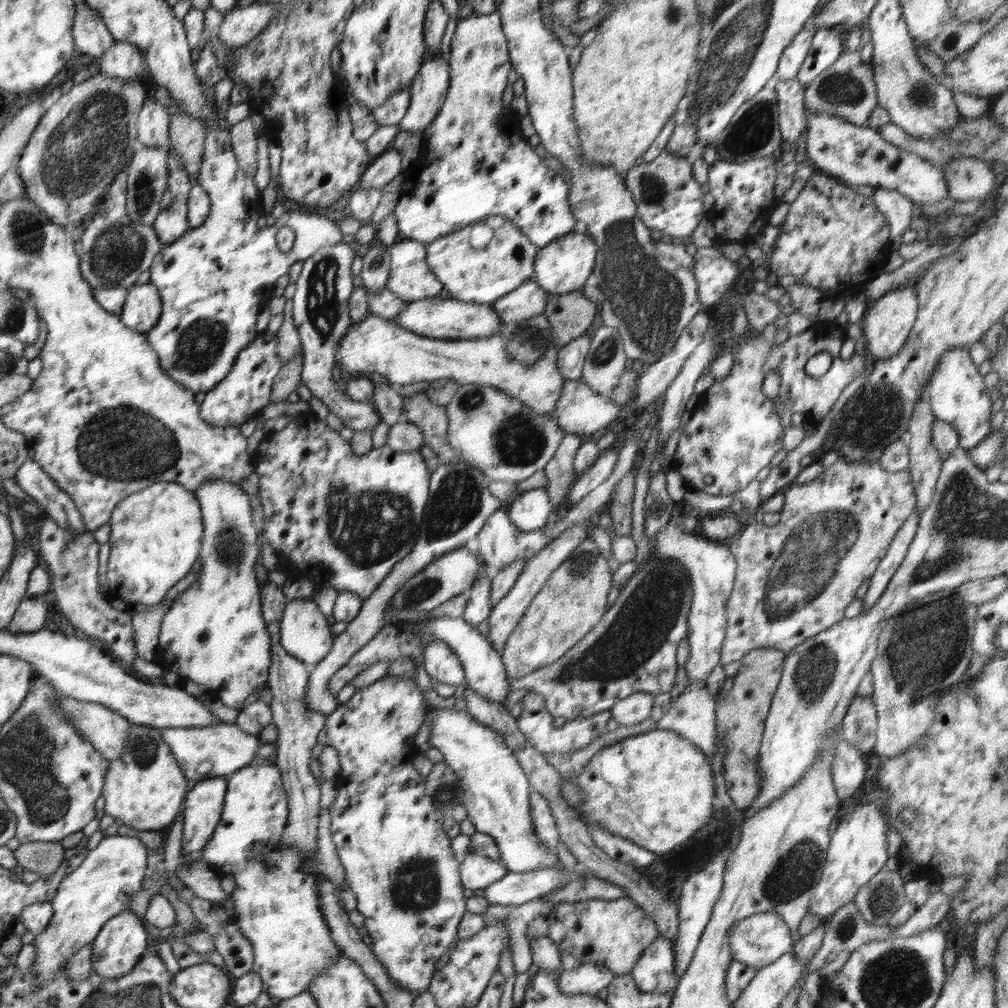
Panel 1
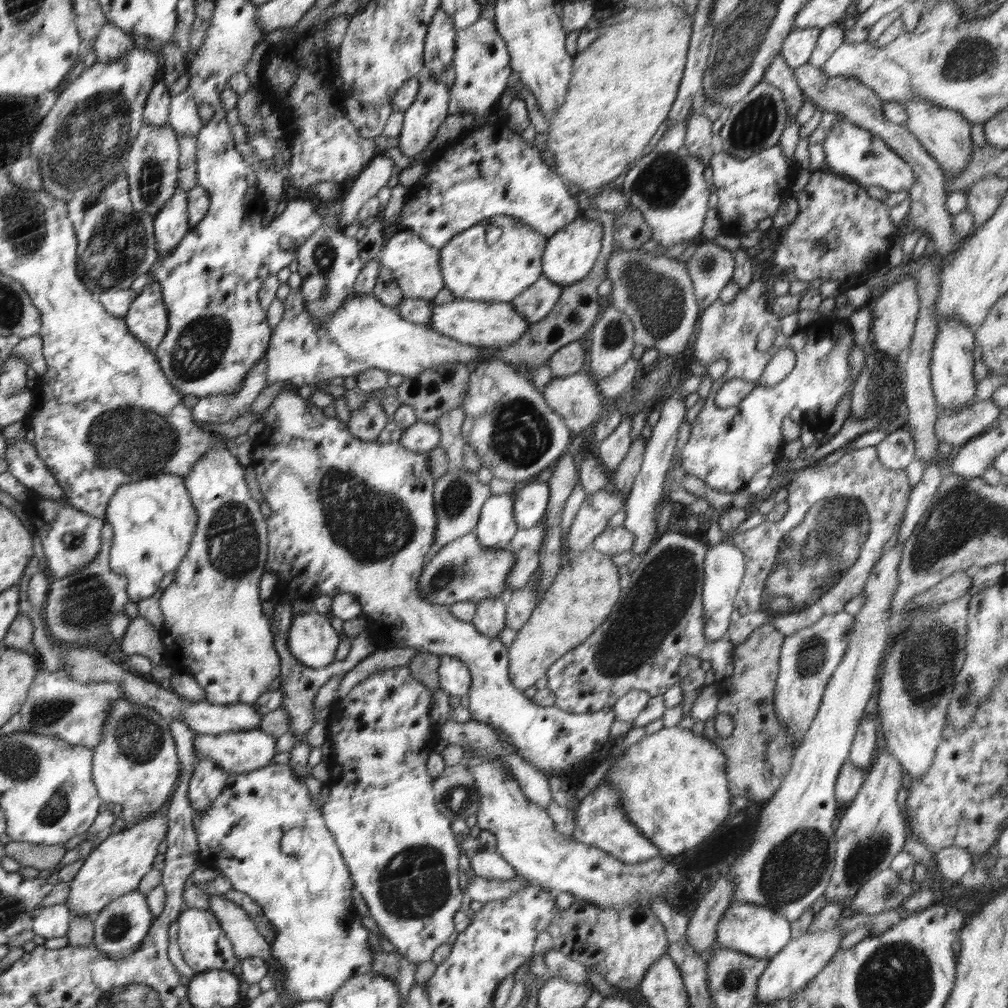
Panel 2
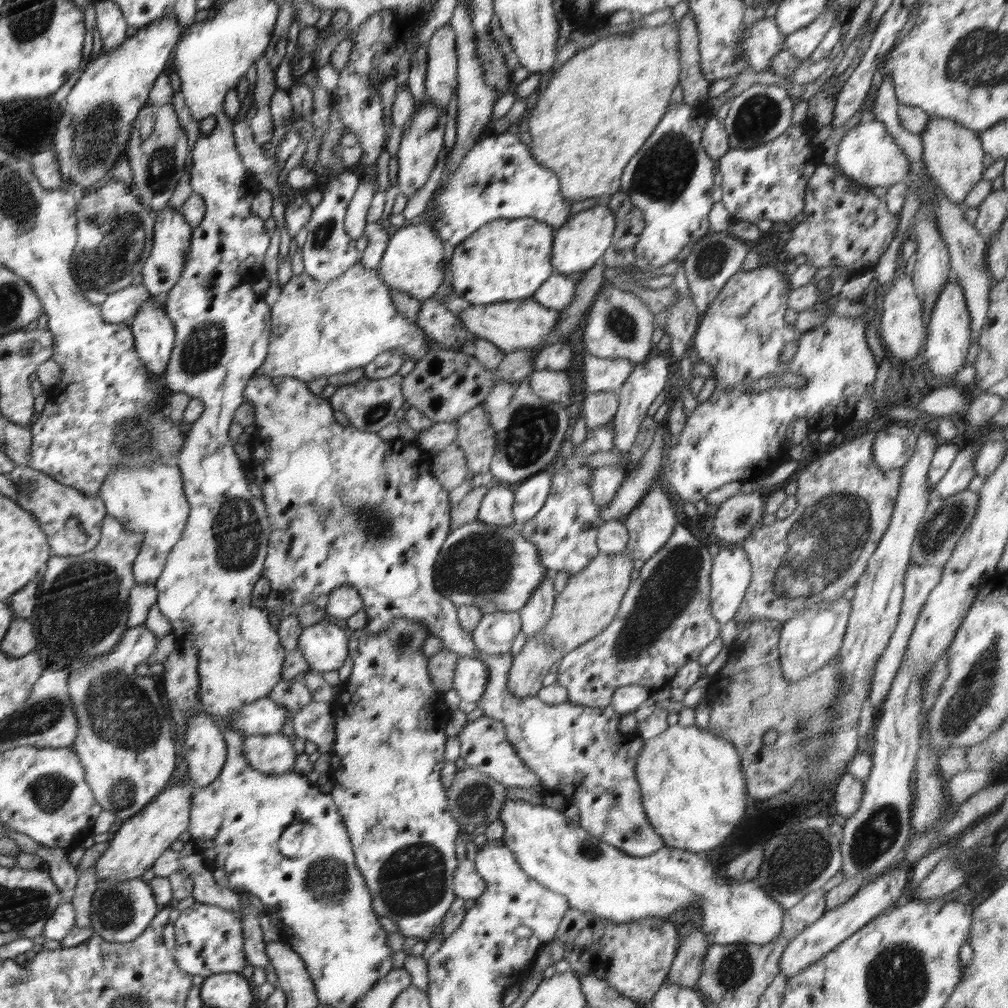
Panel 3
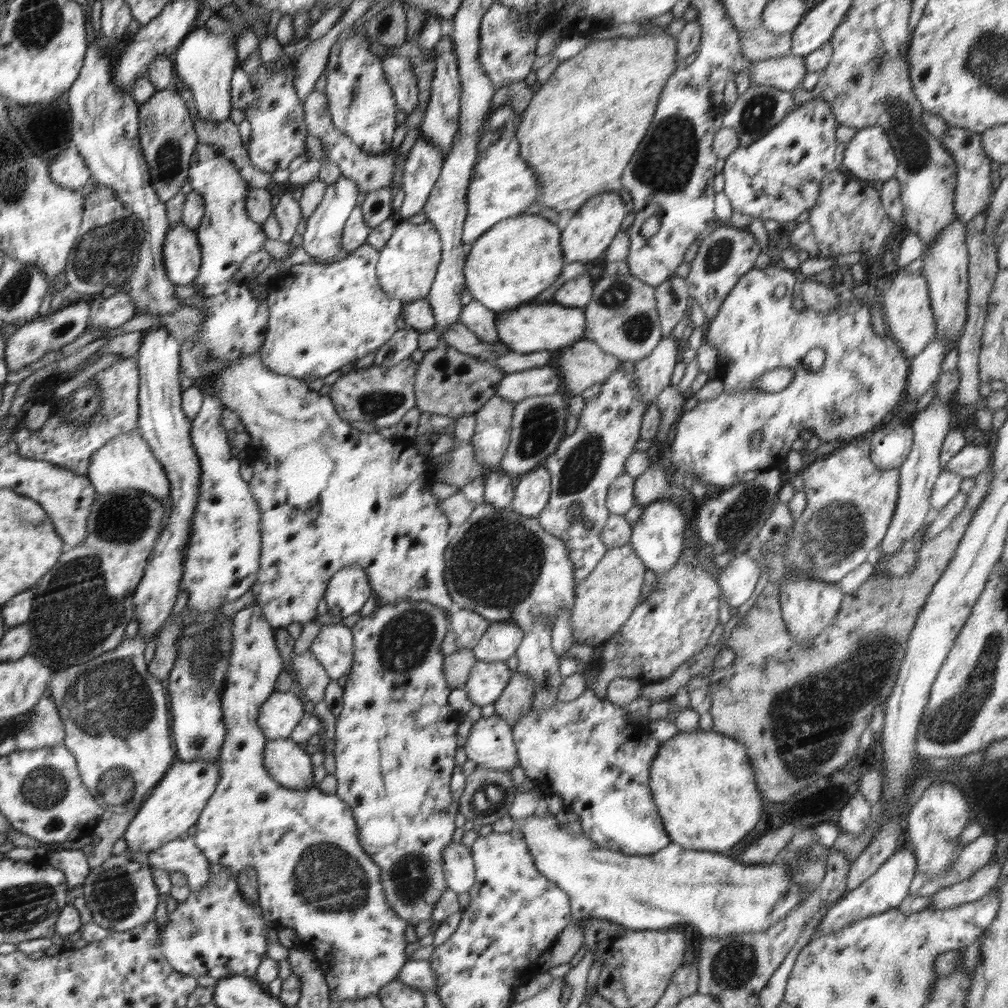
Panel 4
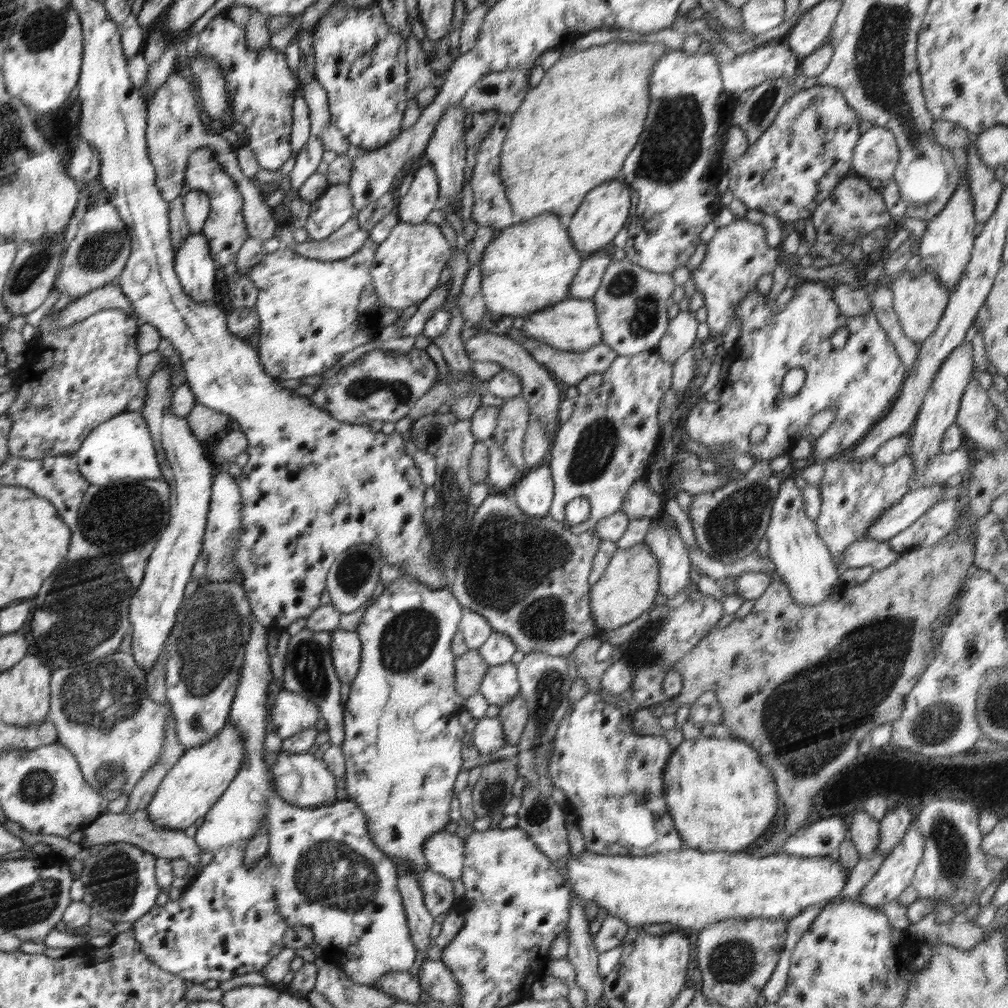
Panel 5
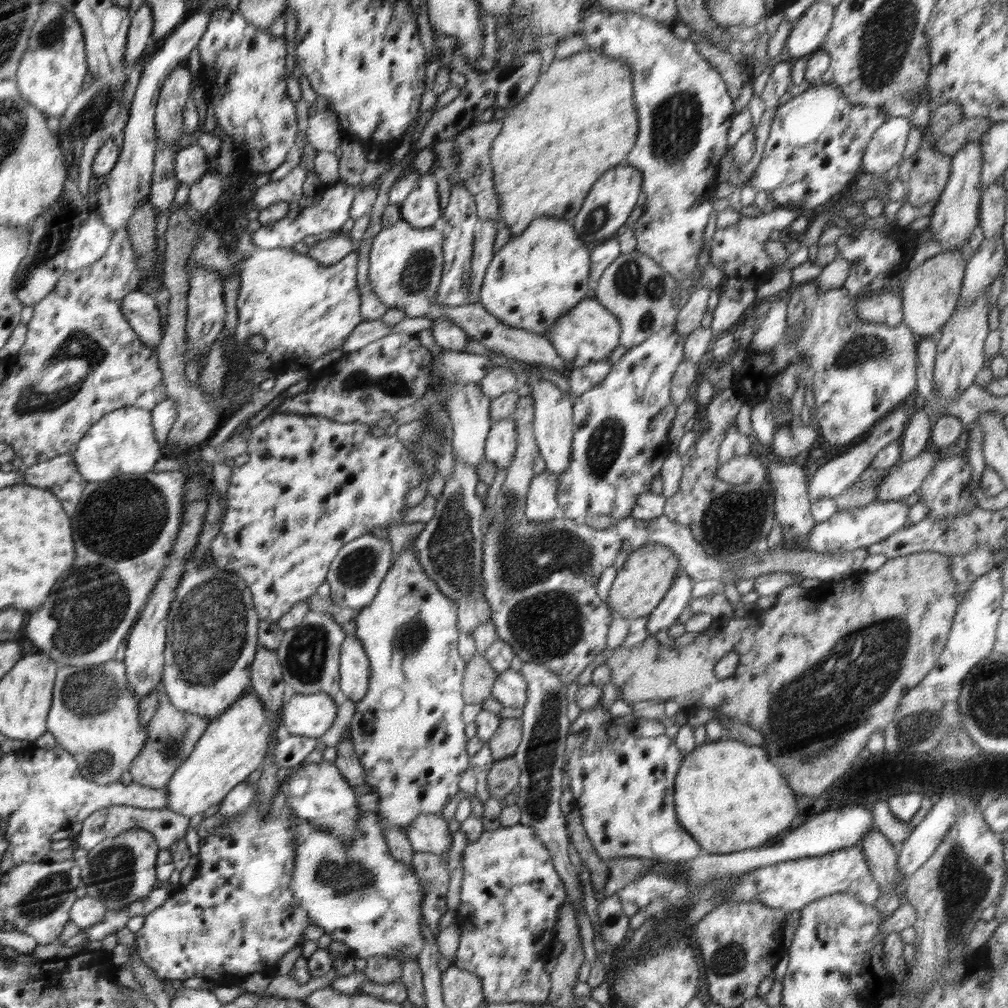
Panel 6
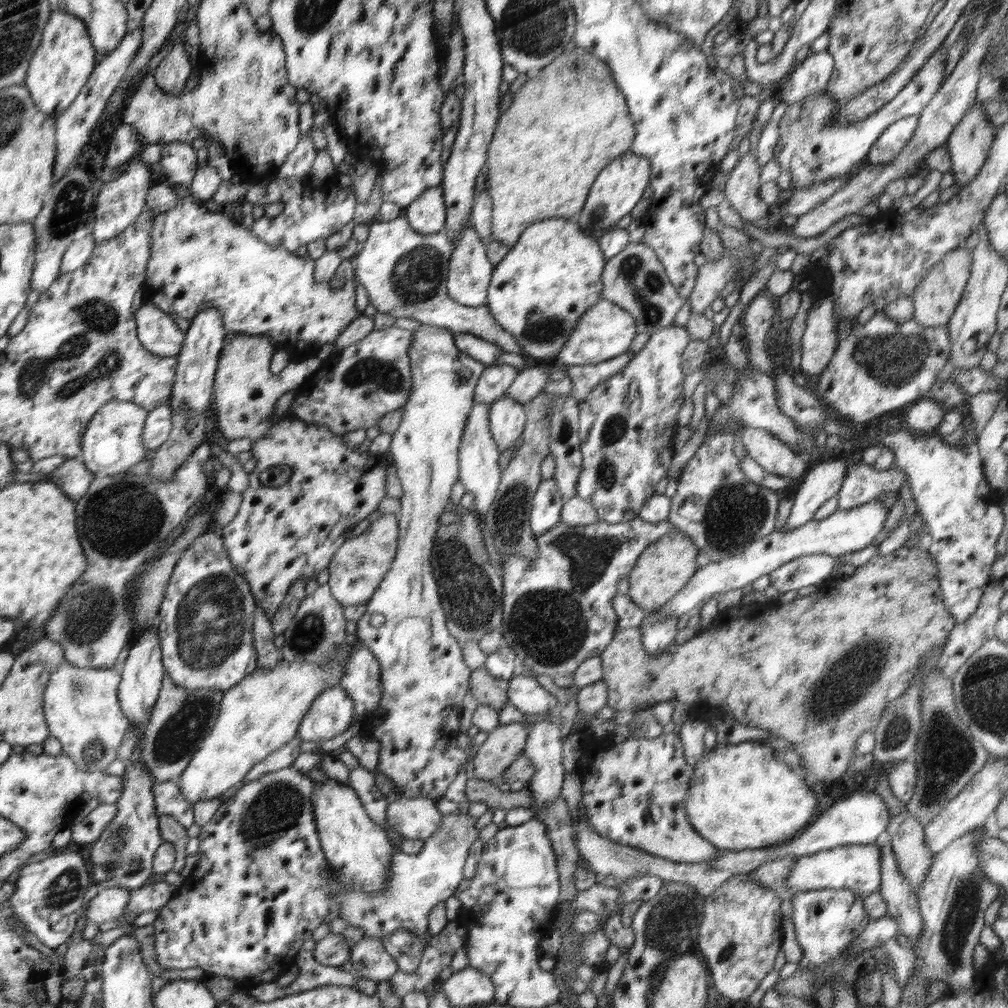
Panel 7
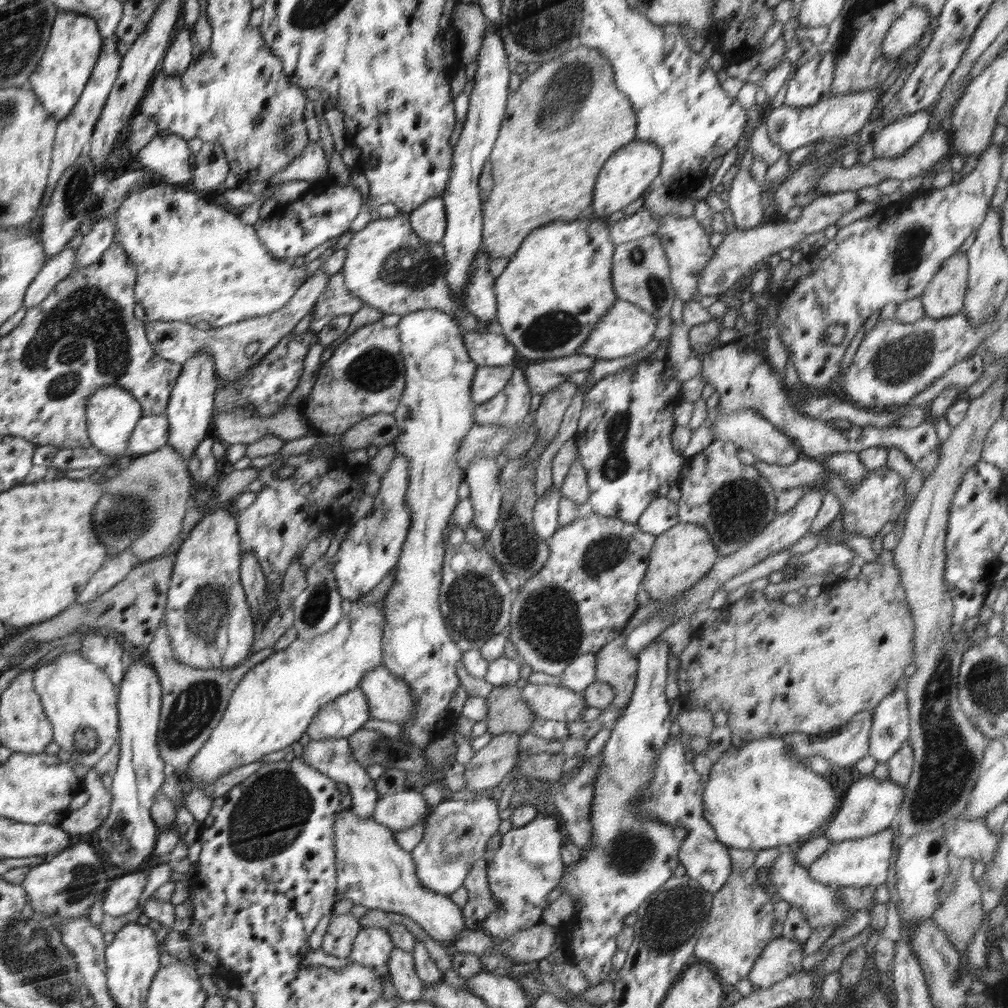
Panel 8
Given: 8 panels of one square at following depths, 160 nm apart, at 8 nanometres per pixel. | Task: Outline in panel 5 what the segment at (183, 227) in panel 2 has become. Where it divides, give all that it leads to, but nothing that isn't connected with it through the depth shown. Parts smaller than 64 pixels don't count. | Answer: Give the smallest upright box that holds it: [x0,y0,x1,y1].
[175,232,216,303]

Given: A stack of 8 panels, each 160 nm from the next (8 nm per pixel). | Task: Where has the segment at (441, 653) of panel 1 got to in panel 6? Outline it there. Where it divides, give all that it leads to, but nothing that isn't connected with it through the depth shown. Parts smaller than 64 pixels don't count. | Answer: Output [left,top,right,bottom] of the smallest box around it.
[492,669,528,708]

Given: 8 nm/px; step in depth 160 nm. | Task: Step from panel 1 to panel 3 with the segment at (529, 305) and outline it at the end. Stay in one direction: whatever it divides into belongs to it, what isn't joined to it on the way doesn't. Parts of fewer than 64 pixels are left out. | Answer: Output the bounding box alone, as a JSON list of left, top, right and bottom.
[530,274,576,311]

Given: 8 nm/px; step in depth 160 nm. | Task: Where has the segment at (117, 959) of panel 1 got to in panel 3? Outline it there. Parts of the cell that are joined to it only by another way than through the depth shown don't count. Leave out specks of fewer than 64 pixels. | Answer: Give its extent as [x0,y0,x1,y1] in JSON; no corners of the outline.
[91,877,159,942]

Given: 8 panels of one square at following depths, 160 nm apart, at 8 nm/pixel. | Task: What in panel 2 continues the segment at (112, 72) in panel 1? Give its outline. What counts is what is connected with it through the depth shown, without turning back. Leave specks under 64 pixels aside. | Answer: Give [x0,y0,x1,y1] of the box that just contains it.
[93,22,134,62]

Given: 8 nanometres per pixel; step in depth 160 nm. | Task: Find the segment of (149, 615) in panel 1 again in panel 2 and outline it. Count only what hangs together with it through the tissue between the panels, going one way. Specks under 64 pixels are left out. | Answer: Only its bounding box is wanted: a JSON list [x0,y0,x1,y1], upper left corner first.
[120,617,165,656]

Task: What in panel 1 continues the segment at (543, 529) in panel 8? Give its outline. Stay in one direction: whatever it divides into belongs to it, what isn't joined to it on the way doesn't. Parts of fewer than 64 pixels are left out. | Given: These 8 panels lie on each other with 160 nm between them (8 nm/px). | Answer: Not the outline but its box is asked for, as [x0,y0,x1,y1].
[507,488,552,534]

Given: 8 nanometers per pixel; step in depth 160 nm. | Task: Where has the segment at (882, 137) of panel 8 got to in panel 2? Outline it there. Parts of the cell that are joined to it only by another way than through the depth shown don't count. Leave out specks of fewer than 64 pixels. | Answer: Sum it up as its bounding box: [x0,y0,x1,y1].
[824,121,914,194]

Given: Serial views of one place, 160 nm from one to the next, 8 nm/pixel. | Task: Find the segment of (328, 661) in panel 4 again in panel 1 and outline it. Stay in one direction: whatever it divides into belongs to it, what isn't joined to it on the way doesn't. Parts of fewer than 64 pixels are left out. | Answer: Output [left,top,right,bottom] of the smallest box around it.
[280,598,333,666]

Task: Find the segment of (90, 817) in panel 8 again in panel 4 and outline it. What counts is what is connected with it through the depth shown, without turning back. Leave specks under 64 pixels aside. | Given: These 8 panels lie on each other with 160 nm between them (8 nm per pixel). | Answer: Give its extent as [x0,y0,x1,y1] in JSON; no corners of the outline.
[149,837,211,892]

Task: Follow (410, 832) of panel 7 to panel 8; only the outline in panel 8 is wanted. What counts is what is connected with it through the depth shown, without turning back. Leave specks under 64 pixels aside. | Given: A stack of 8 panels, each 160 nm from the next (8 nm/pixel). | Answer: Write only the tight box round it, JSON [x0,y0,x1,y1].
[372,788,429,831]

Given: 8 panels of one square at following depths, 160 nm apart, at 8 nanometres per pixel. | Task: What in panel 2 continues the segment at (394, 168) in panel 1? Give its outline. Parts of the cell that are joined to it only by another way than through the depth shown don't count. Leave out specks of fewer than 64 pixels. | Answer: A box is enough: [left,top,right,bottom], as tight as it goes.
[337,155,394,230]

